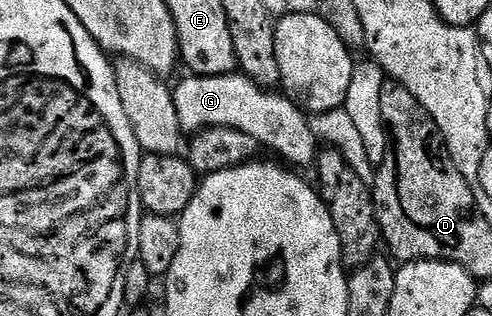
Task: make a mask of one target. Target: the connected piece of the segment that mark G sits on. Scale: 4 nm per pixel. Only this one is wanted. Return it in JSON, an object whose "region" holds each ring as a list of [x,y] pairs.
{"region":[[[238,71],[220,77],[187,75],[179,86],[174,86],[173,96],[179,128],[184,134],[194,135],[209,127],[233,127],[253,135],[253,139],[257,139],[264,150],[272,149],[280,153],[288,166],[311,167],[317,160],[317,138],[311,130],[308,114],[282,92],[268,91],[254,85]]]}

